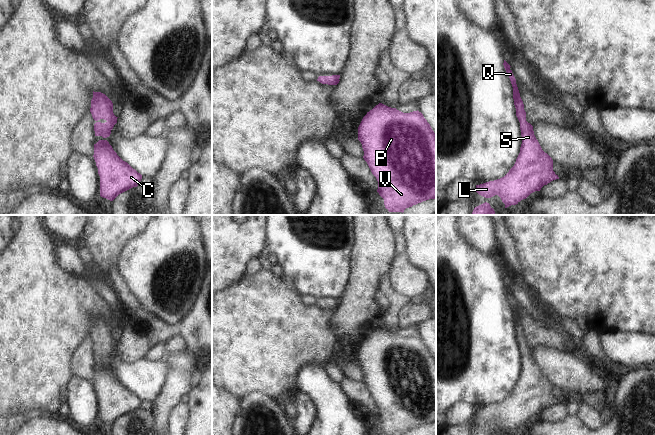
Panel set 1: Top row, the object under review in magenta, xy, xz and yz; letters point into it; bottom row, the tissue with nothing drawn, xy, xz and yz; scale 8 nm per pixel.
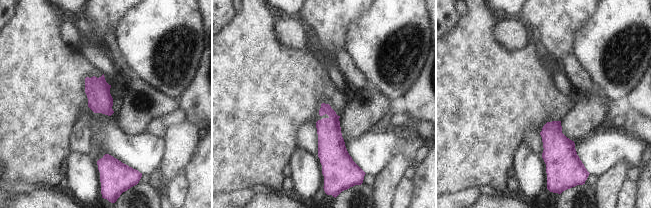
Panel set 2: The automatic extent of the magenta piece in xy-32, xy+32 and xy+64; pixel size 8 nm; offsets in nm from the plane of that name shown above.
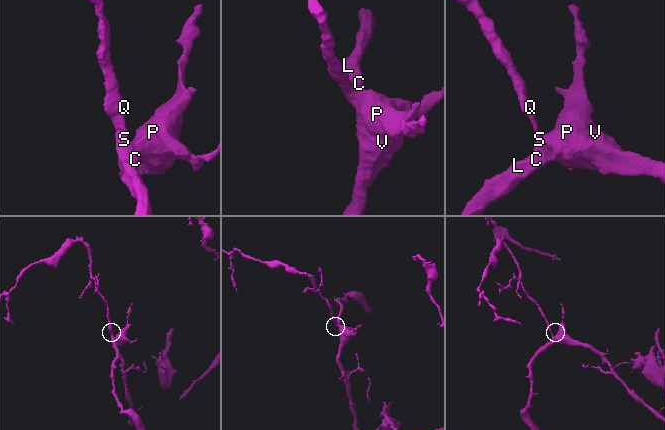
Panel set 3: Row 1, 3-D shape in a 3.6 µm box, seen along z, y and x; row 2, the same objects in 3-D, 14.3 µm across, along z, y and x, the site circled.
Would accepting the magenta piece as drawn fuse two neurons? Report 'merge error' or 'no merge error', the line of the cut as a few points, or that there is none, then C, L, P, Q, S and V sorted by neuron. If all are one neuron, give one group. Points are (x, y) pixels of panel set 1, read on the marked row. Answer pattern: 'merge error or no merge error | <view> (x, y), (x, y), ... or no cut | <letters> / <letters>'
no merge error | no cut | C L P Q S V

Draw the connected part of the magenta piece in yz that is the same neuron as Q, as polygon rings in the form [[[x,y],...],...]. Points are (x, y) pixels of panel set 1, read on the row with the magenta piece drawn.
[[[504,60],[504,68],[513,87],[513,99],[516,116],[520,122],[522,144],[514,166],[502,178],[476,185],[476,192],[491,198],[498,195],[505,208],[518,204],[531,193],[540,191],[544,185],[559,179],[553,171],[553,160],[545,153],[533,131],[533,126],[526,121],[524,104],[510,65]]]

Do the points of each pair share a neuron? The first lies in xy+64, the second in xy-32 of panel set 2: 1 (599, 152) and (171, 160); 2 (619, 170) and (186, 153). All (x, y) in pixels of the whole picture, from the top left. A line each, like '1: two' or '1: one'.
1: two
2: one

